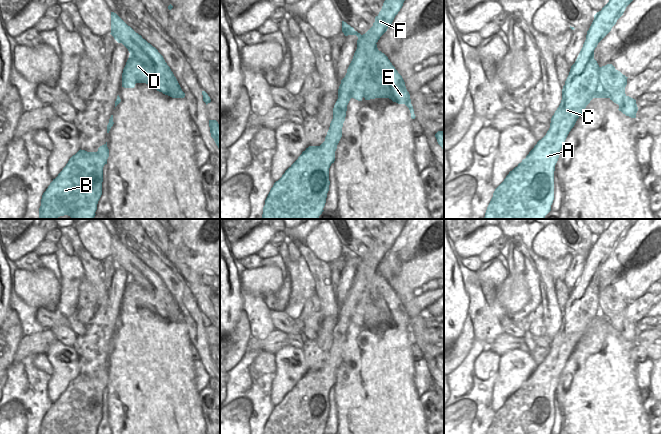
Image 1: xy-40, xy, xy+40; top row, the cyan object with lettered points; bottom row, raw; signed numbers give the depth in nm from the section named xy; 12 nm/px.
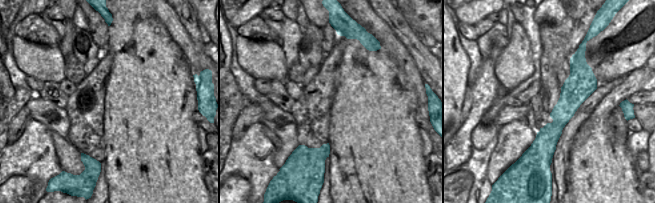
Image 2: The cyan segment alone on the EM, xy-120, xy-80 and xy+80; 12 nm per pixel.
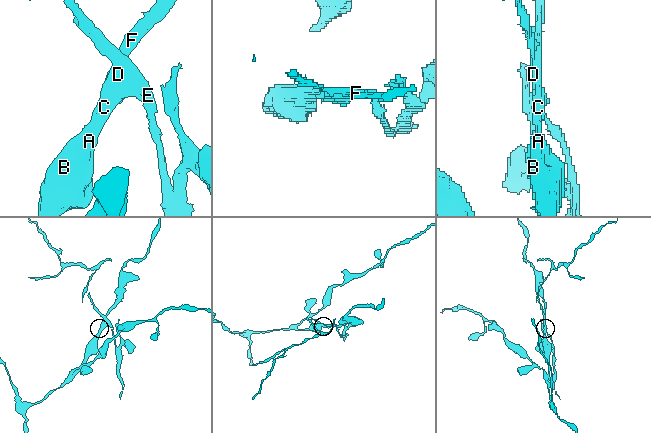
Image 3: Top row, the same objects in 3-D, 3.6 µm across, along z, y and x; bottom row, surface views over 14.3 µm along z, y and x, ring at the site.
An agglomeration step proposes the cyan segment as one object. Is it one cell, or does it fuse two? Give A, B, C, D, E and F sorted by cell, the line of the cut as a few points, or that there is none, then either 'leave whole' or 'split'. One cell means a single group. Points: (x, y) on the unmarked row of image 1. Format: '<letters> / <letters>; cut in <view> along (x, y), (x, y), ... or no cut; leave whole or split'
A B C D F / E; cut in xy along (366, 265), (366, 279), (374, 283), (373, 303), (391, 323); split

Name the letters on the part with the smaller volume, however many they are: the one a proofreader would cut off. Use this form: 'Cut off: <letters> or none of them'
Cut off: E

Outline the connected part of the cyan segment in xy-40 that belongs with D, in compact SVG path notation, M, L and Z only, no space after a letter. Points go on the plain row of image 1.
M130 278L122 297L122 311L134 312L136 307L146 307L157 315L163 316L152 309L155 296L148 291L151 287L150 282L137 283L134 278Z

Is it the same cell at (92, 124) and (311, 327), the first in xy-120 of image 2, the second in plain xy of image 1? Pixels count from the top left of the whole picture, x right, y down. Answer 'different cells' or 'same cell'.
different cells

